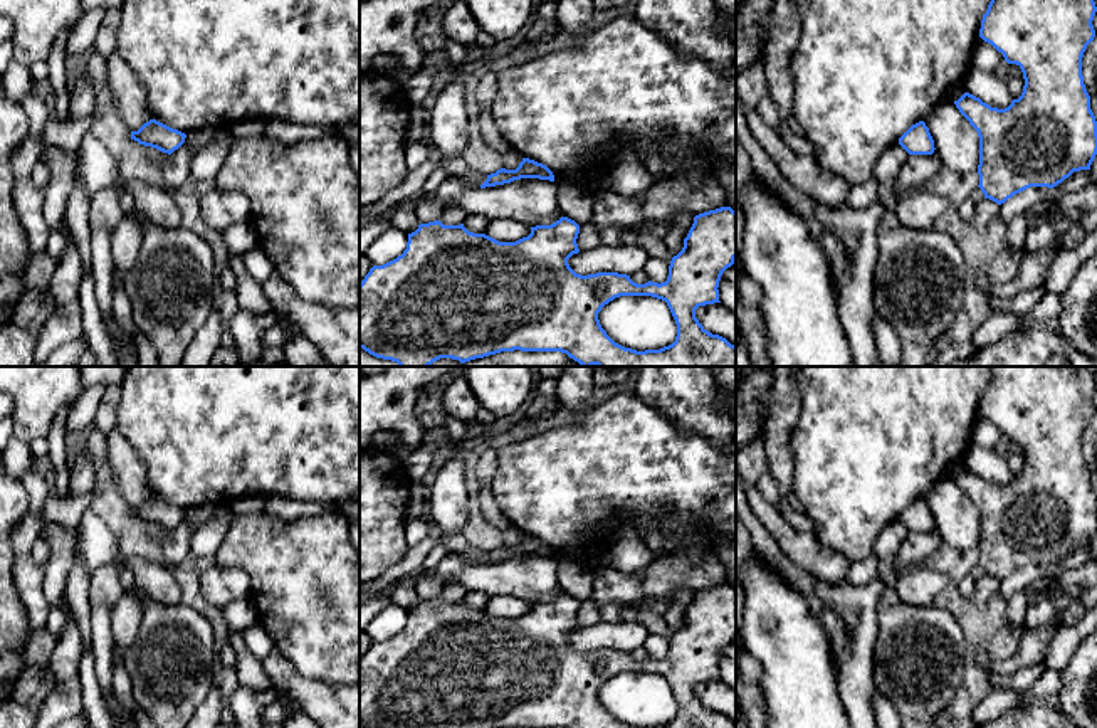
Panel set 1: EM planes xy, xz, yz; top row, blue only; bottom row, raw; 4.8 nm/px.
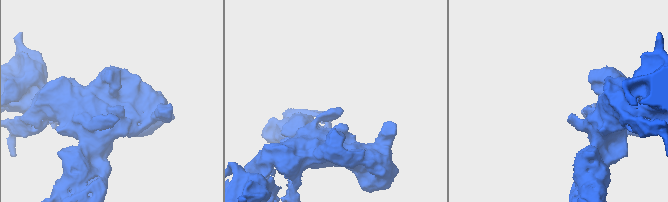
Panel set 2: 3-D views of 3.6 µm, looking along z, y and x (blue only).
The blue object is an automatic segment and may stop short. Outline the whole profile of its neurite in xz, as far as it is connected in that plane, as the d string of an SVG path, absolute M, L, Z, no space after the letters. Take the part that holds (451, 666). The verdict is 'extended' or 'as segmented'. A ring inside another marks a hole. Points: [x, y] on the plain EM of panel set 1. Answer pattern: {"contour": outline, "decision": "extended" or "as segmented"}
{"contour": "M721 583L694 593L694 600L684 615L682 627L672 634L669 642L669 654L660 661L652 657L637 661L630 656L630 652L618 649L596 649L588 652L576 651L569 644L568 636L580 629L576 620L578 610L580 602L568 593L561 593L551 602L531 604L531 610L516 619L499 619L486 610L469 609L464 600L444 602L440 597L420 600L415 609L408 610L407 625L402 632L383 642L373 642L360 659L360 725L365 728L637 728L615 720L601 704L598 689L605 681L620 673L652 673L667 679L677 701L677 713L675 718L669 723L645 728L736 728L734 721L719 711L709 710L695 694L695 686L699 683L721 679L717 666L721 652L734 641L736 636L736 588L731 583Z", "decision": "as segmented"}

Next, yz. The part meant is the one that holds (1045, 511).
{"contour": "M989 367L989 370L991 378L983 392L979 414L1001 429L1008 440L1021 446L1023 469L1005 486L991 484L969 469L954 481L979 513L978 563L984 575L1001 582L1030 563L1053 565L1073 548L1090 546L1097 531L1097 498L1084 461L1082 434L1095 414L1092 397L1097 383L1085 367Z", "decision": "as segmented"}

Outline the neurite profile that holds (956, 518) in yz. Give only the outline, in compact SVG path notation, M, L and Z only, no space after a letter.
M941 477L926 494L926 503L934 516L934 525L942 543L958 551L978 548L979 513L959 489L954 477Z

